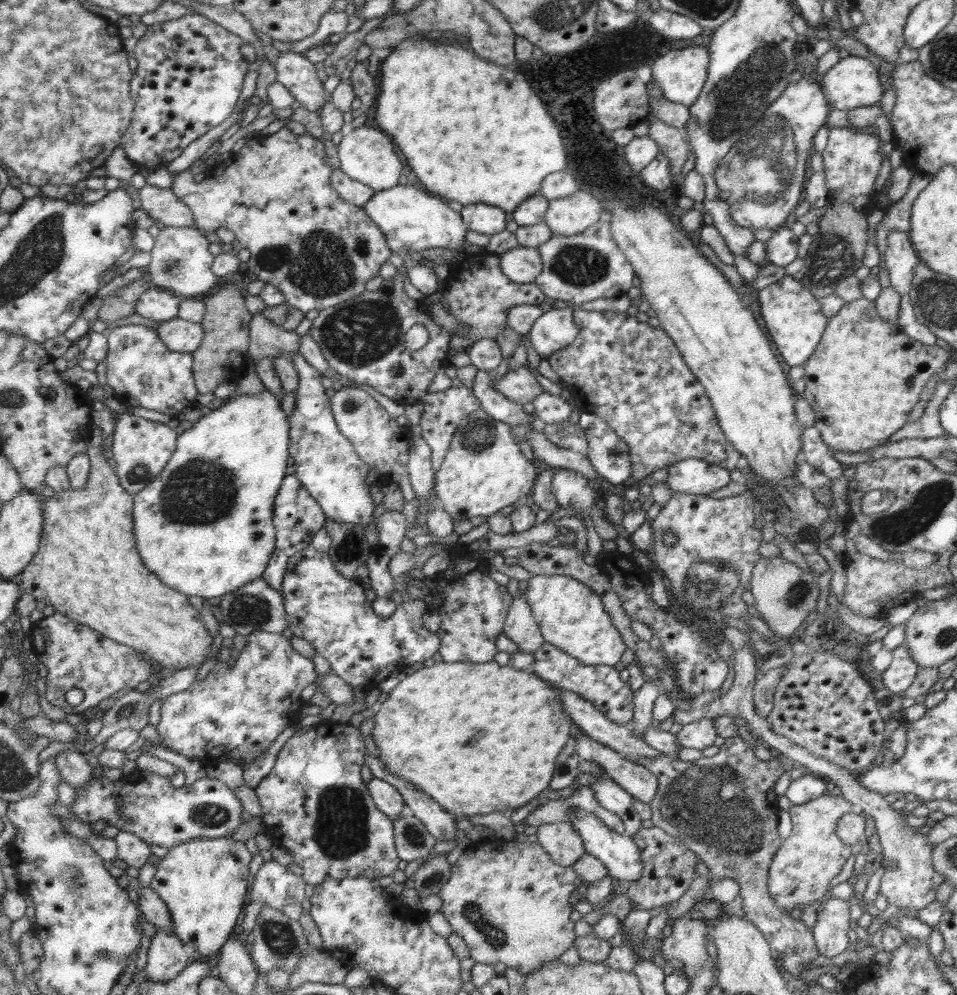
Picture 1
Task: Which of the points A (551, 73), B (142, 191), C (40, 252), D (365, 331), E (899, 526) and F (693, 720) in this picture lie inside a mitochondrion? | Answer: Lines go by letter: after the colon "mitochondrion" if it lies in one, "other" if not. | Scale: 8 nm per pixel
A: other
B: other
C: mitochondrion
D: mitochondrion
E: mitochondrion
F: other

